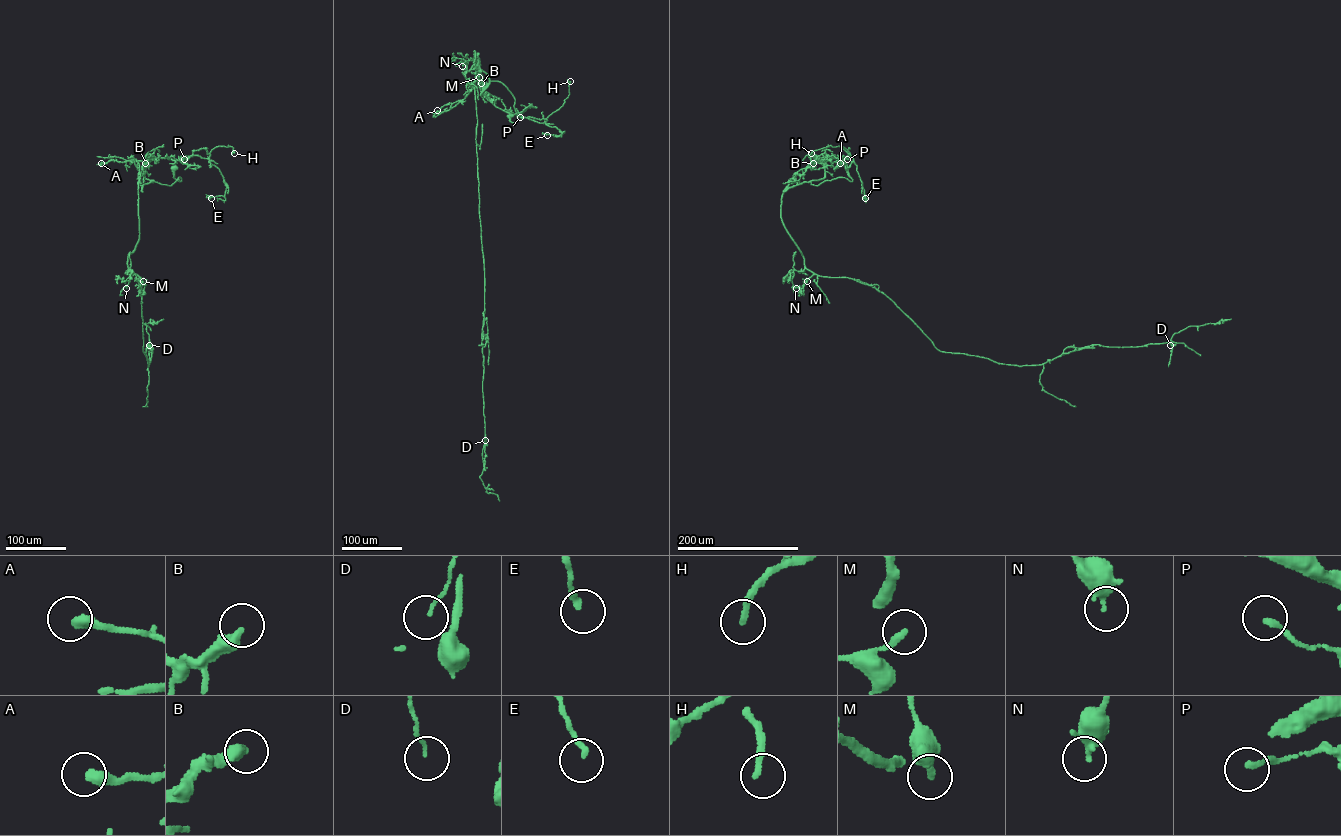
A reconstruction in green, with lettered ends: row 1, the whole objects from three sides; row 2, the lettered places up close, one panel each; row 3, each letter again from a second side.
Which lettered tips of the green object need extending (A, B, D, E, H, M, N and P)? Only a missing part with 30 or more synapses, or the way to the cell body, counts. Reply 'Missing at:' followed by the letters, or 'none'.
Missing at: none

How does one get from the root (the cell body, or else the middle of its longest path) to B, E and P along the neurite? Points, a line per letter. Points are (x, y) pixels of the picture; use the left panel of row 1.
B: (173, 168), (174, 177), (181, 181), (179, 177), (171, 185), (163, 184), (145, 178), (145, 163)
E: (173, 168), (181, 181), (170, 185), (144, 177), (153, 159), (198, 155), (218, 168), (226, 187), (211, 198)
P: (173, 168), (174, 177), (181, 181), (179, 177), (170, 185), (144, 177), (146, 165), (153, 159), (184, 159)

